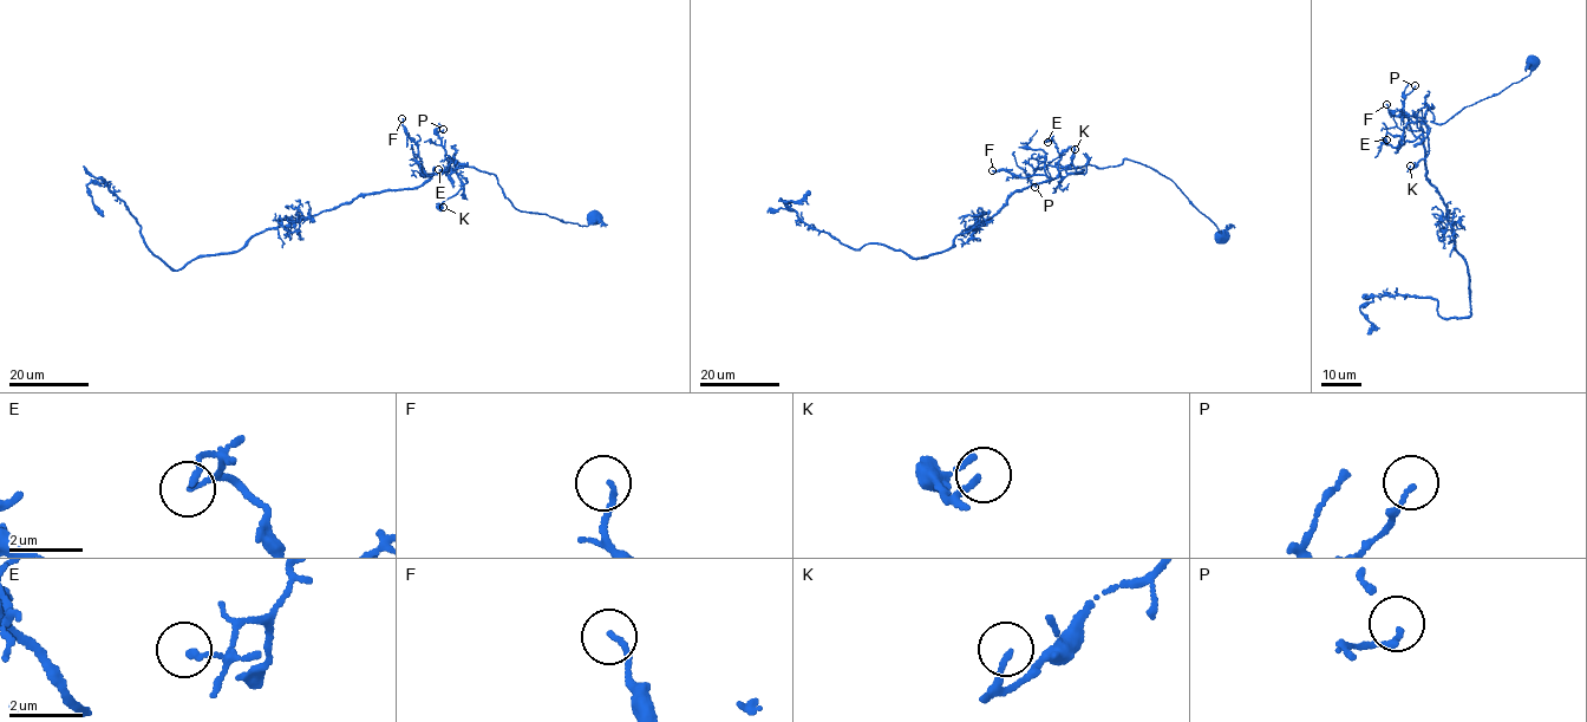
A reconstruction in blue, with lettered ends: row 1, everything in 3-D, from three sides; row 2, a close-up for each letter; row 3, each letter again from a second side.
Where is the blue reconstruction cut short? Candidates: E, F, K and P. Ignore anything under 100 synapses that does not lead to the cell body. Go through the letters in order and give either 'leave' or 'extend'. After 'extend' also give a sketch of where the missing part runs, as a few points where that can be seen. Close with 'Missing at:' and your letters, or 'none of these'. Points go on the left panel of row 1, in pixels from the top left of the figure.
E: leave
F: leave
K: leave
P: leave
Missing at: none of these

